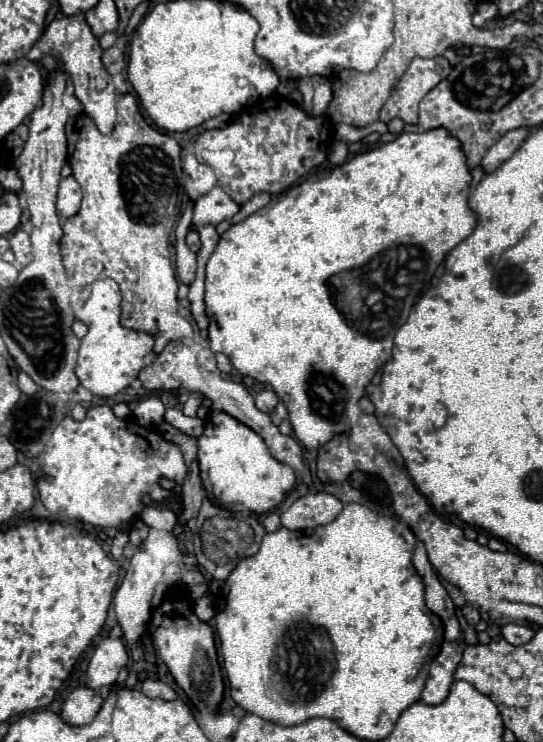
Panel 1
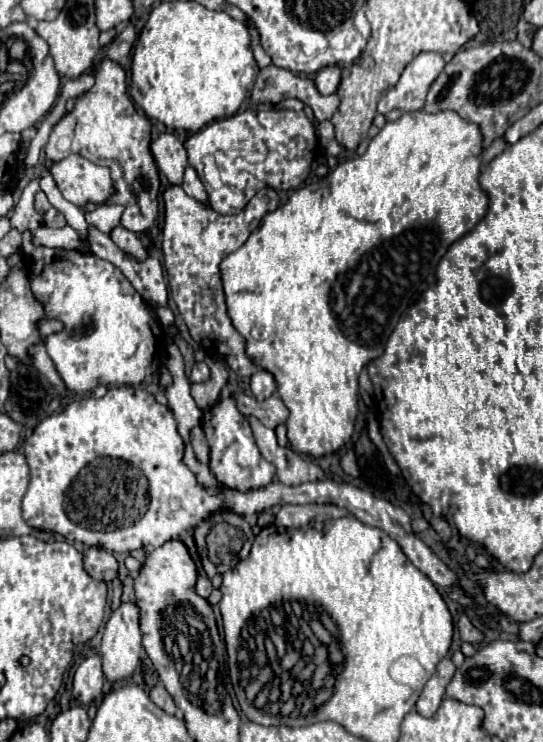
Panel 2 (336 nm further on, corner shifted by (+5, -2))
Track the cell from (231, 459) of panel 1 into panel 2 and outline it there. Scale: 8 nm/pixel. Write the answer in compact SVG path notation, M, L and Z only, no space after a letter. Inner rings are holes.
M222 398L216 406L212 406L202 426L204 426L206 440L210 444L210 470L216 476L220 486L248 492L256 488L266 488L274 480L276 468L260 456L258 446L252 438L250 424L238 412L234 398Z

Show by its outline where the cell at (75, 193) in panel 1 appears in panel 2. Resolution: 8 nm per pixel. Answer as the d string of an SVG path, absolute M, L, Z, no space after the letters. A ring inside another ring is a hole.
M72 154L52 164L50 172L62 196L80 208L86 202L100 204L112 194L110 170L104 166L92 164L78 154Z

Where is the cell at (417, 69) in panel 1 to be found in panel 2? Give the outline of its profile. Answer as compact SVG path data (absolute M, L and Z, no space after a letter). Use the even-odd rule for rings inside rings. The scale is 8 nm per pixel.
M436 52L418 54L402 72L396 86L392 86L378 102L378 112L388 114L398 108L402 112L416 112L424 108L430 84L444 70L444 60Z

